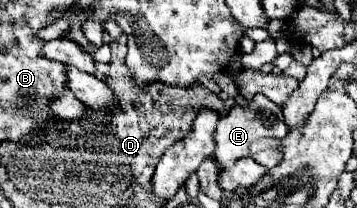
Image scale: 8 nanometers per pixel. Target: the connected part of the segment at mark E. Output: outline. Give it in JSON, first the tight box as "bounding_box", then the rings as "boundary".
{"bounding_box":[215,94,287,168],"boundary":[[[255,94],[249,106],[233,106],[221,120],[217,122],[215,130],[215,140],[217,140],[217,164],[221,168],[233,166],[239,158],[253,158],[255,162],[273,168],[277,162],[281,162],[281,150],[277,148],[267,148],[261,146],[261,140],[265,138],[285,138],[287,136],[287,126],[283,122],[281,108],[275,106],[267,96]]]}

